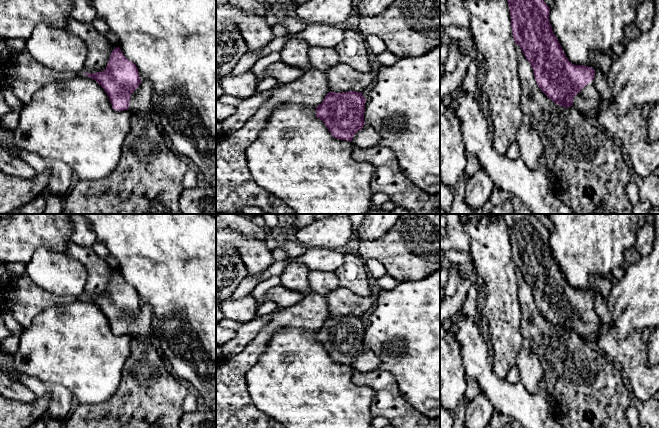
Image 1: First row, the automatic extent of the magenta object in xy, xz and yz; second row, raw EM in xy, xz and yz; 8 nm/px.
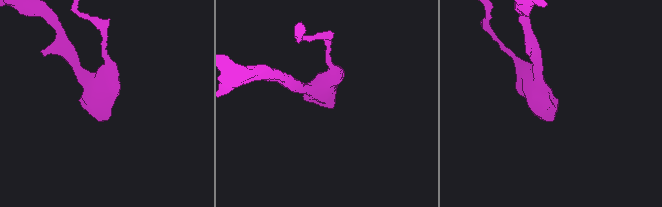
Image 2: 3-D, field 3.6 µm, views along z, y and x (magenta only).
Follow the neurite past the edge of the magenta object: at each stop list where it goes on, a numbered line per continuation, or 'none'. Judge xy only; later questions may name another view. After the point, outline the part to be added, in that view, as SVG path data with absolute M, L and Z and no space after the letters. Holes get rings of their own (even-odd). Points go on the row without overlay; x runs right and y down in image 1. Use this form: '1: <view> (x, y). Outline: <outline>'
1: xy (141, 323). Outline: M141 305L138 312L132 317L128 334L132 337L149 339L152 336L153 310L150 305Z

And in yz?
1: yz (587, 324). Outline: M594 305L588 307L577 319L575 319L573 330L584 339L588 336L594 336L596 338L595 342L598 341L601 325L595 312Z

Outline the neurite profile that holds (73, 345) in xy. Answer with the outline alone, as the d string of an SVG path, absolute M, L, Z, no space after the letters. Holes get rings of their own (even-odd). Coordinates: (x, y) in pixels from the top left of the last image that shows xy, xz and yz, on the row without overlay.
M84 297L68 305L47 308L36 315L29 327L19 336L19 348L13 354L18 372L47 383L66 387L79 404L101 404L109 401L121 382L122 371L130 354L132 336L116 335L104 313Z

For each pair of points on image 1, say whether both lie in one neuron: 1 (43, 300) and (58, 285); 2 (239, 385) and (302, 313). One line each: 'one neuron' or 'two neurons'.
1: two neurons
2: one neuron

